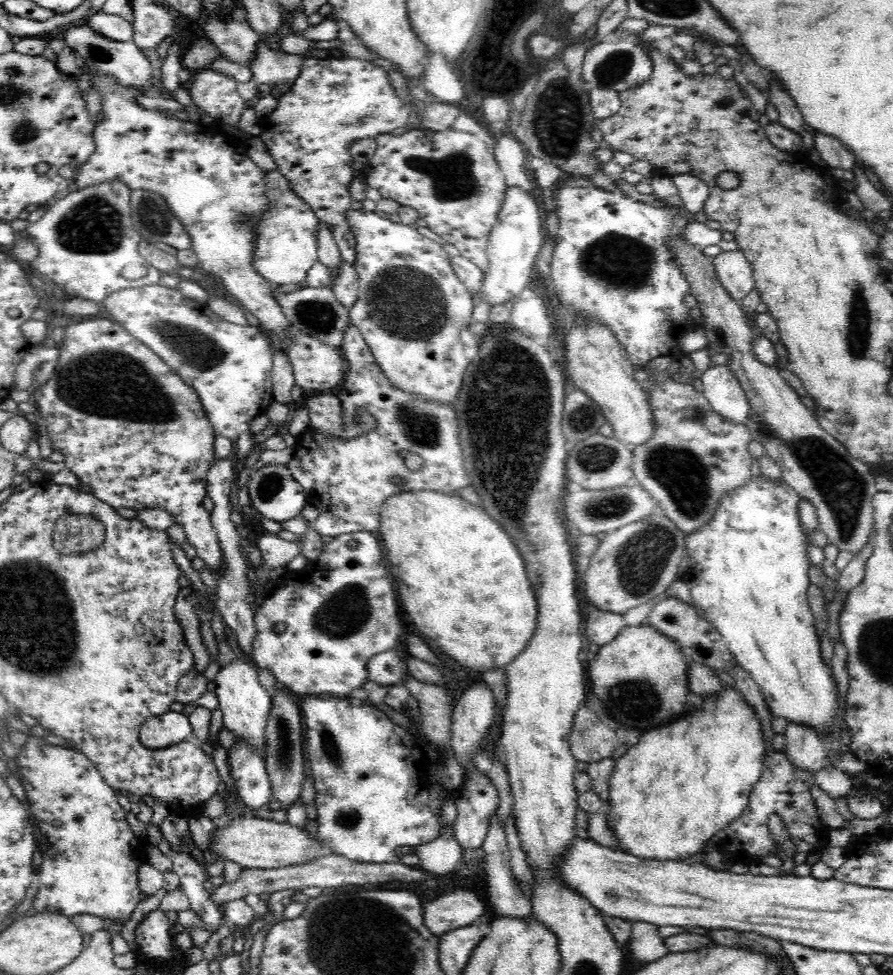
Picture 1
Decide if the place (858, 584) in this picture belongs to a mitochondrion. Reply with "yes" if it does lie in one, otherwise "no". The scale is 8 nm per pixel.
no

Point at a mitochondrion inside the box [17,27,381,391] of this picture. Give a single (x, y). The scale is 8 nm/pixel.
(94, 226)

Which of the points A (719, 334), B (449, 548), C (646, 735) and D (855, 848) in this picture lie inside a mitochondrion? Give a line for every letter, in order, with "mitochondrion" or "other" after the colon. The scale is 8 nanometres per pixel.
A: mitochondrion
B: other
C: other
D: other

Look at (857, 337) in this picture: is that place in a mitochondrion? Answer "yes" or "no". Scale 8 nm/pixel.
yes

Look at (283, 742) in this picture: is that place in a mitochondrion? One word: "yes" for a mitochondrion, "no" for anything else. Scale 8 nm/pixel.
yes

